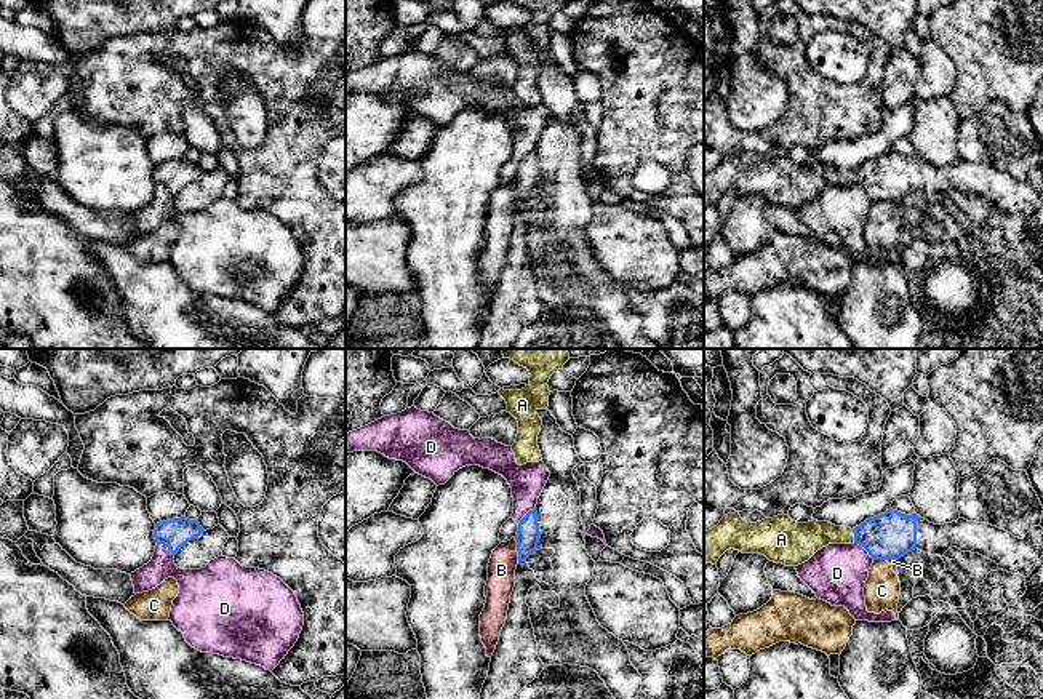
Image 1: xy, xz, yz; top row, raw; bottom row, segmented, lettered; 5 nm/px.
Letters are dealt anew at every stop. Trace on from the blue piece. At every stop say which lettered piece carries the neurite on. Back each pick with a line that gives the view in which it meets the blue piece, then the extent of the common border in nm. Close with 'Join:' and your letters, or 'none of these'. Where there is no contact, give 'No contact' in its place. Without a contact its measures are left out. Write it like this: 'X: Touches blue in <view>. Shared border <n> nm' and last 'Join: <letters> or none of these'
A: Touches blue in yz. Shared border 70 nm
Join: A

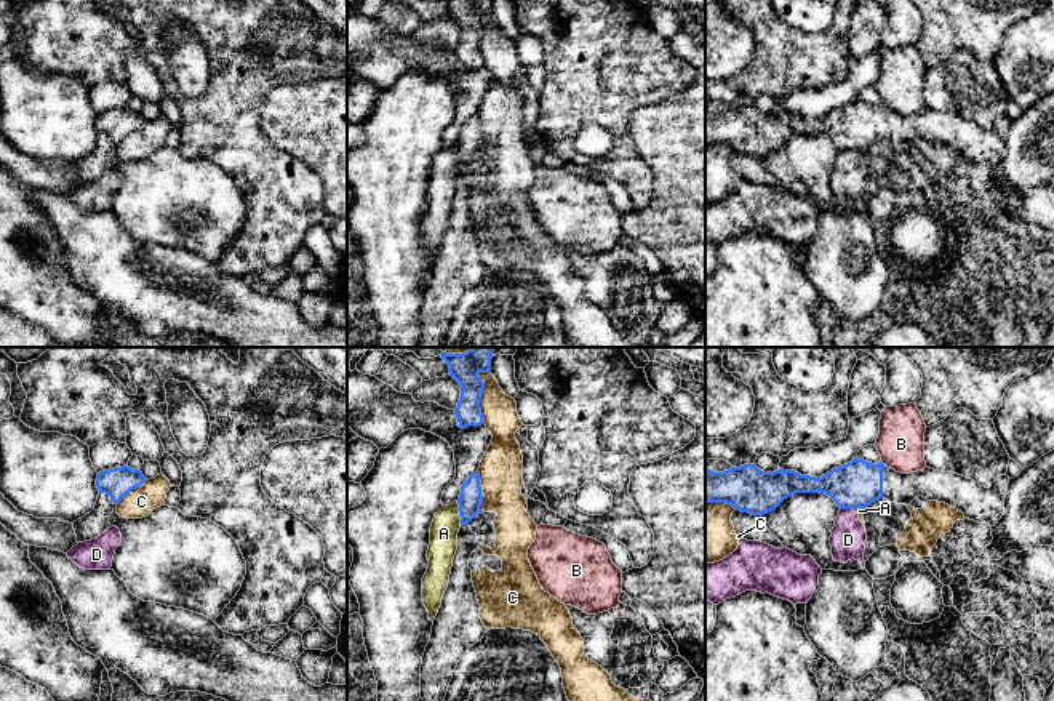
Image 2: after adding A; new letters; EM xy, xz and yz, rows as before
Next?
Join: none of these

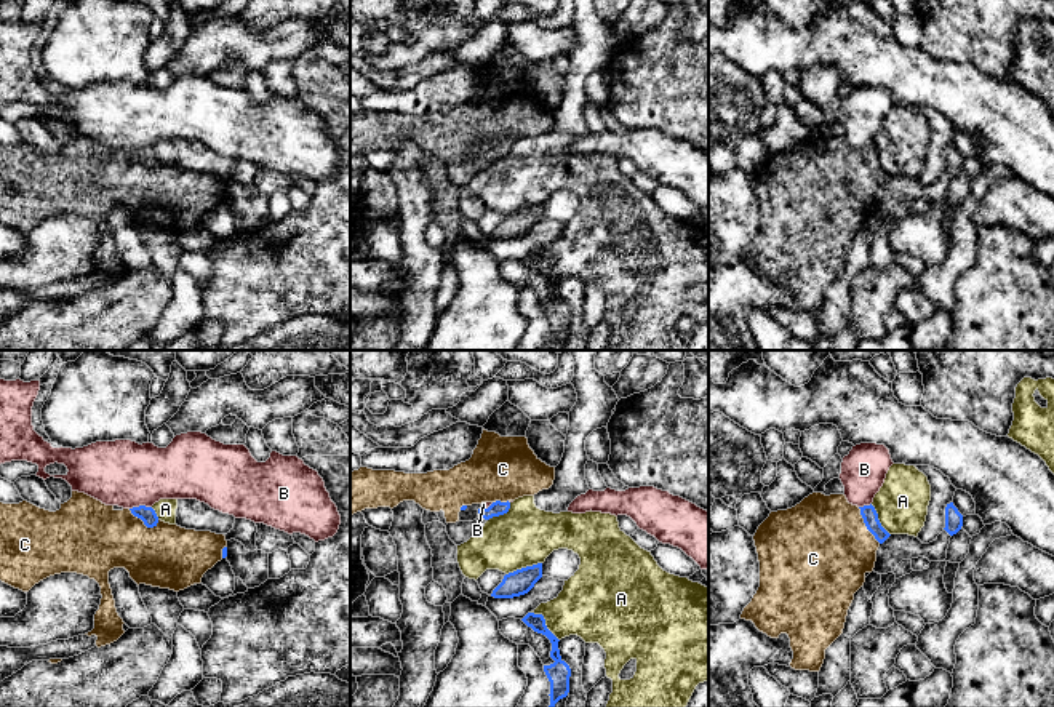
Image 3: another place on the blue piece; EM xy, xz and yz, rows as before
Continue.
C: Touches blue in xy. Shared border 170 nm
Join: C

